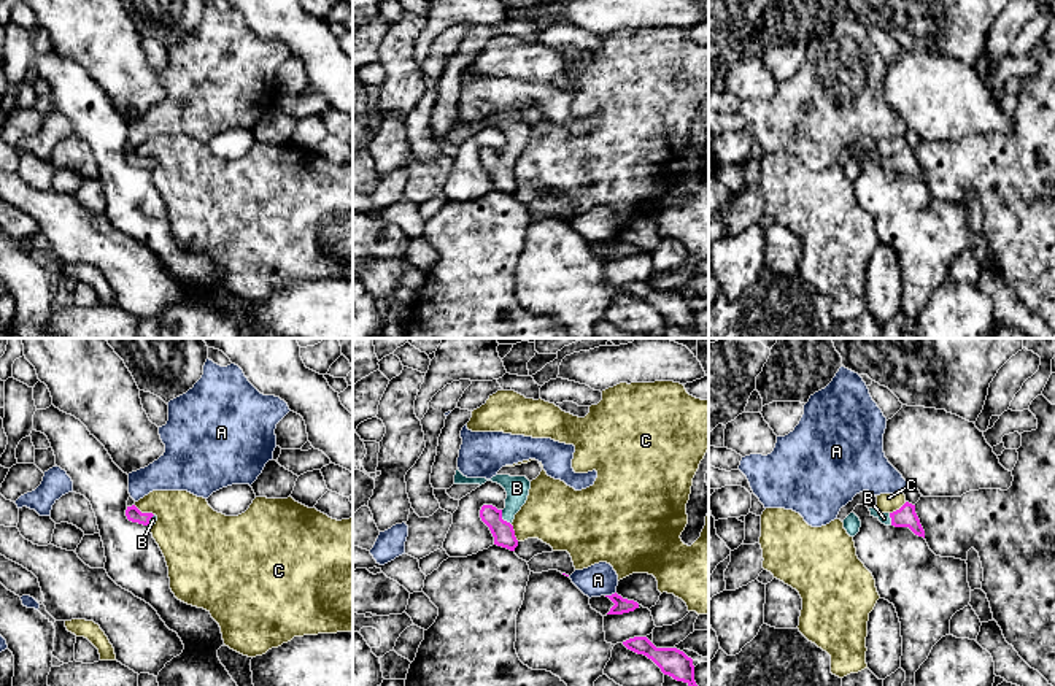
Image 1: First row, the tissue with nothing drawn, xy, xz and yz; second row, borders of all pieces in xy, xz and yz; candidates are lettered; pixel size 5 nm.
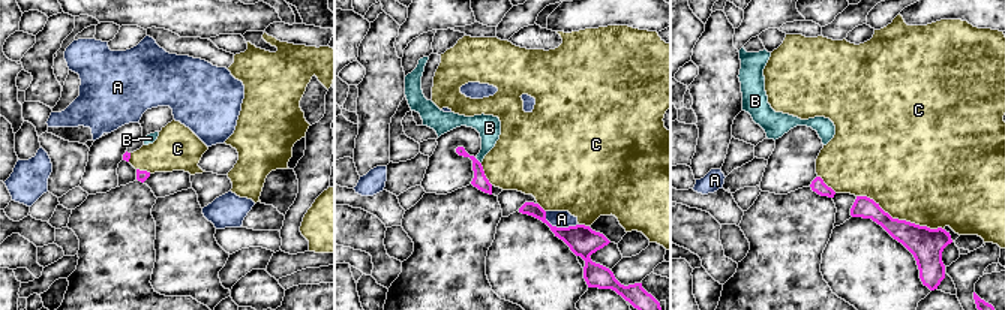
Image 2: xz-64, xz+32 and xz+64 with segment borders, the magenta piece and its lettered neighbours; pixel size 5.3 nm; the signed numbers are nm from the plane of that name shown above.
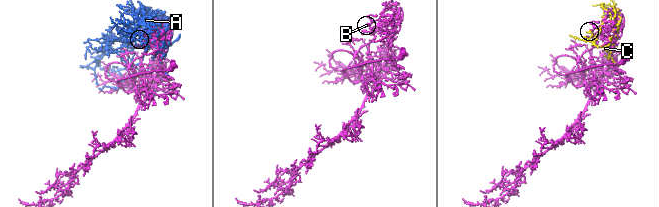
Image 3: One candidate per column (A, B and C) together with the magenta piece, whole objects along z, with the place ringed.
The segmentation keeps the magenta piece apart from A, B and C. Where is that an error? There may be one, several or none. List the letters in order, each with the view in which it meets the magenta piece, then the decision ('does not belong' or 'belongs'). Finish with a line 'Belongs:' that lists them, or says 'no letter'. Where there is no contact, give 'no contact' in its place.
A: contact in xz; does not belong
B: contact in xz; belongs
C: contact in xy; does not belong
Belongs: B

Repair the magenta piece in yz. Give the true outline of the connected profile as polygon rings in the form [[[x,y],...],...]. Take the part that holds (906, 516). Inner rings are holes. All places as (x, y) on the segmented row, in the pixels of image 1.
[[[909,502],[893,513],[880,513],[877,508],[869,508],[869,511],[871,516],[877,518],[885,526],[909,527],[915,535],[925,538],[925,530],[915,513],[915,505]]]

